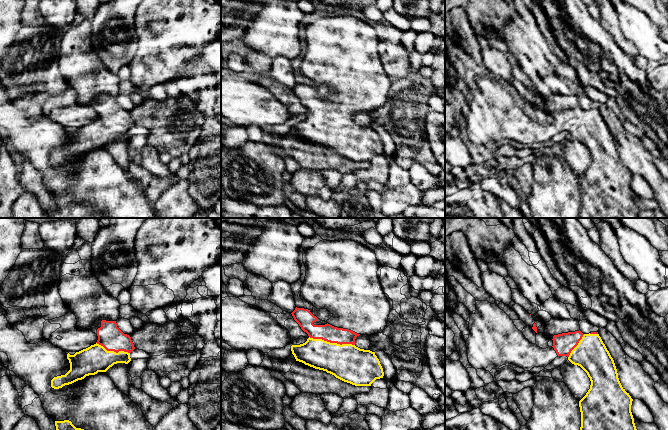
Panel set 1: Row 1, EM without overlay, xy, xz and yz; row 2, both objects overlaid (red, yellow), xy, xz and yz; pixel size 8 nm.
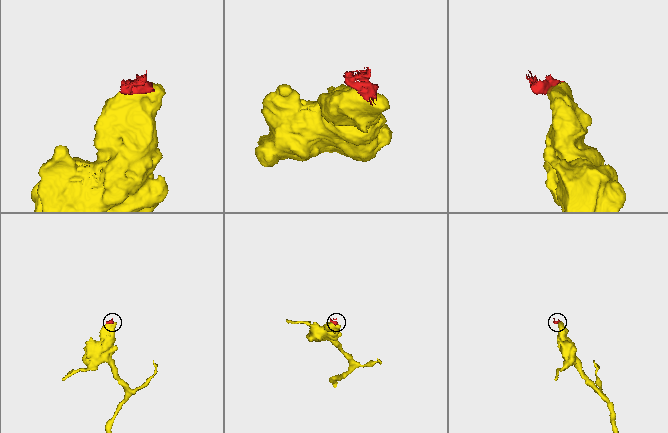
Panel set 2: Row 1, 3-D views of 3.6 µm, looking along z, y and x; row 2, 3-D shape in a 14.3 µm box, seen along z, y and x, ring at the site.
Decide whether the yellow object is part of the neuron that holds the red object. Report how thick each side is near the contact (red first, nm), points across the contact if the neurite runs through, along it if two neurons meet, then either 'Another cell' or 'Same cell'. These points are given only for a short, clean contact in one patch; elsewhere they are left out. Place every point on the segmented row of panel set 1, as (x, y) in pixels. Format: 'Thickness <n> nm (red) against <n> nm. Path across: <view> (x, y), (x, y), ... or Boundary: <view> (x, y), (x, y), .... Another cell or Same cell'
Thickness 140 nm (red) against 300 nm. Path across: xz (327, 332), (327, 337), (332, 342), (353, 365). Same cell

